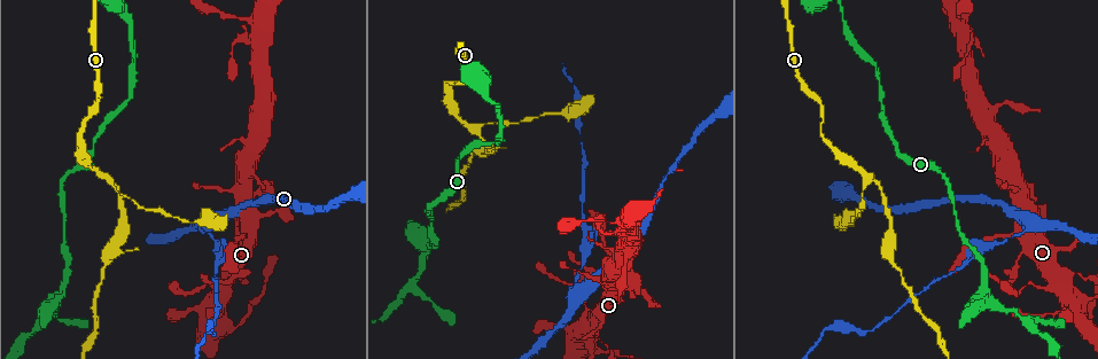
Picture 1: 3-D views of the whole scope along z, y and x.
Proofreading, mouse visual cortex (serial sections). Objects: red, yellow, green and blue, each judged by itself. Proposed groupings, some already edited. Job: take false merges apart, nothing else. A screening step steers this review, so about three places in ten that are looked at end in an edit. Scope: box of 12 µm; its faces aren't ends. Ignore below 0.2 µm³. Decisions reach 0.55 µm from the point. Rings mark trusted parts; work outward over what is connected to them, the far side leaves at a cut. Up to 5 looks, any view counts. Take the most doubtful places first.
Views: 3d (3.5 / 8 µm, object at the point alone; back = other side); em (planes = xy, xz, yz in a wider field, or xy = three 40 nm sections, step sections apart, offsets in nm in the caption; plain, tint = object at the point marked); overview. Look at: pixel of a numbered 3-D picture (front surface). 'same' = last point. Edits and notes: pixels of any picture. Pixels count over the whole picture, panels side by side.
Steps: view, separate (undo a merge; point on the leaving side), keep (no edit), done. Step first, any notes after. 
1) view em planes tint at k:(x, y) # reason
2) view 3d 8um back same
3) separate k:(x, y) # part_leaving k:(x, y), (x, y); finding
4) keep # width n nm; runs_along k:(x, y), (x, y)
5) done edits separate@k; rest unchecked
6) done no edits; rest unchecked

view 3d 3.5um back at 1:(866, 175) # side arm on a straight run

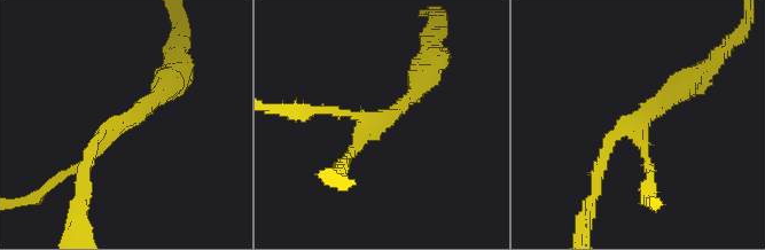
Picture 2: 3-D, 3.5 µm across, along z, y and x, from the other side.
view em xy step 3 tint at 2:(636, 121) # arms 3; arm_widths 150, 150, 300 nm

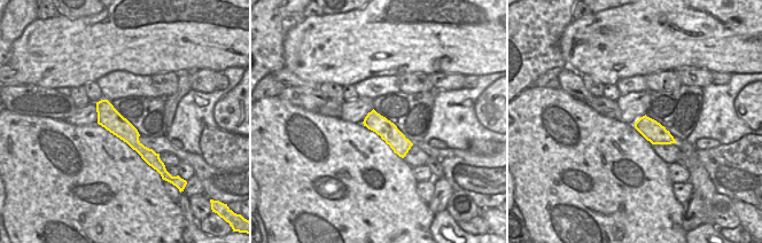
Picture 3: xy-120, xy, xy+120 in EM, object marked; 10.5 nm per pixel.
keep # all the same cell

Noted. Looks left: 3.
view 3d 8um at 1:(1028, 229) # two arms in line, one across

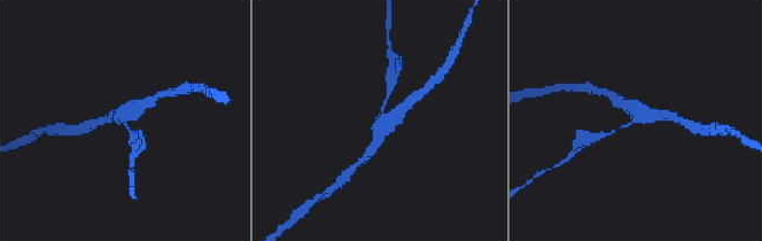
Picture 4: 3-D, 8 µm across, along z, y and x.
view em xy step 2 tint at 4:(380, 120) # now the EM

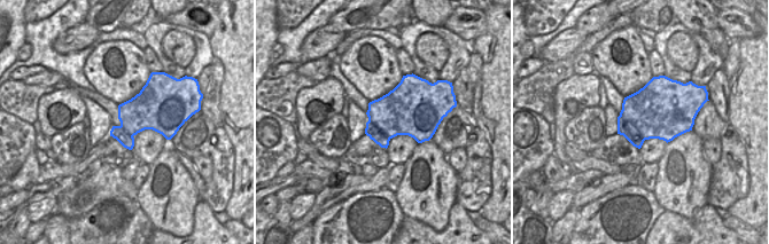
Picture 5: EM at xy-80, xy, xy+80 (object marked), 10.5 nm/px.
separate 4:(132, 133) # arms 3; arm_widths 150, 250, 400 nm; part_leaving 4:(637, 119), (611, 133), (596, 135); a second cell is stuck on

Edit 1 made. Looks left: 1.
done edits separate@4; rest unchecked

